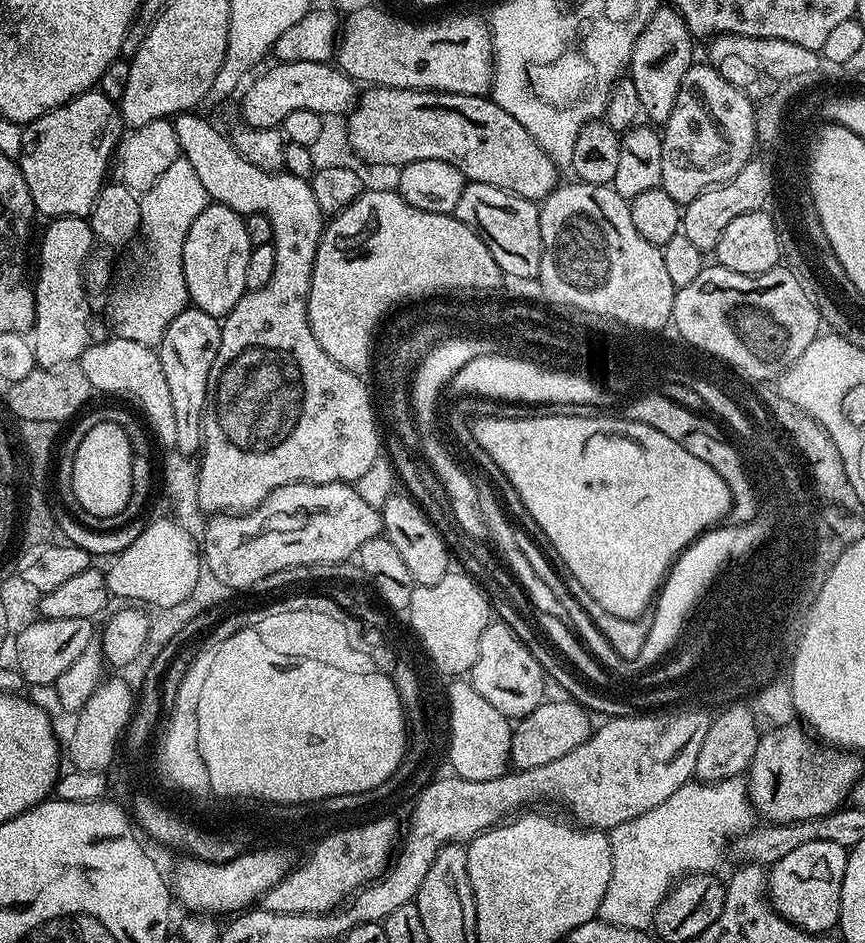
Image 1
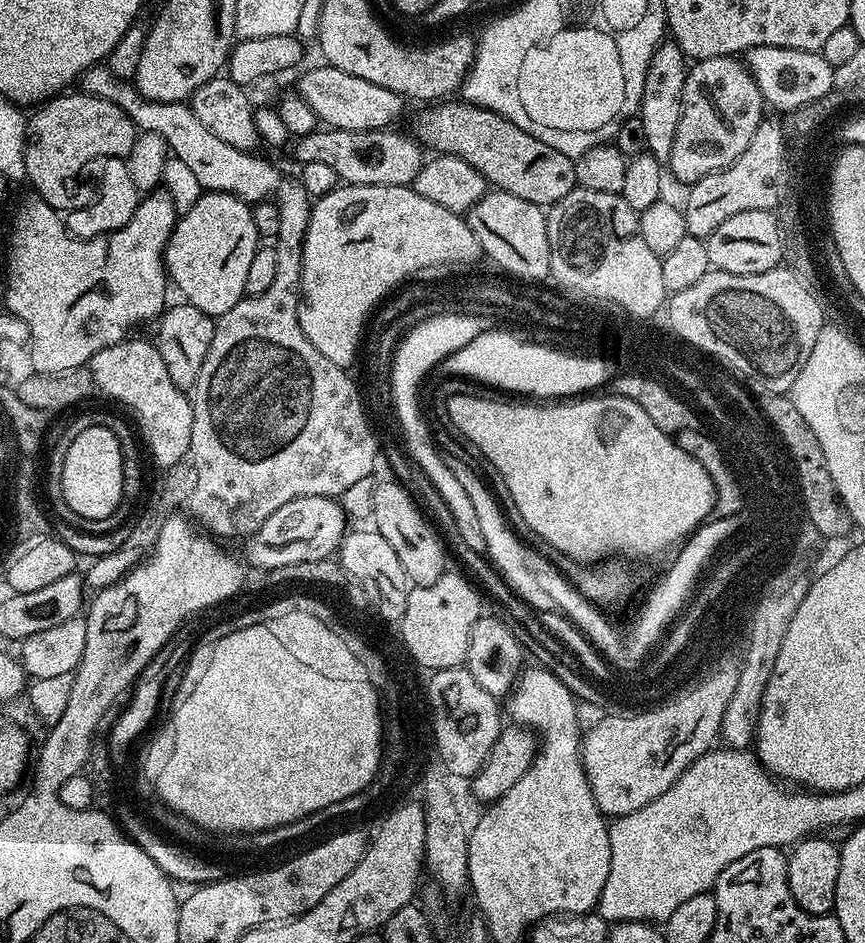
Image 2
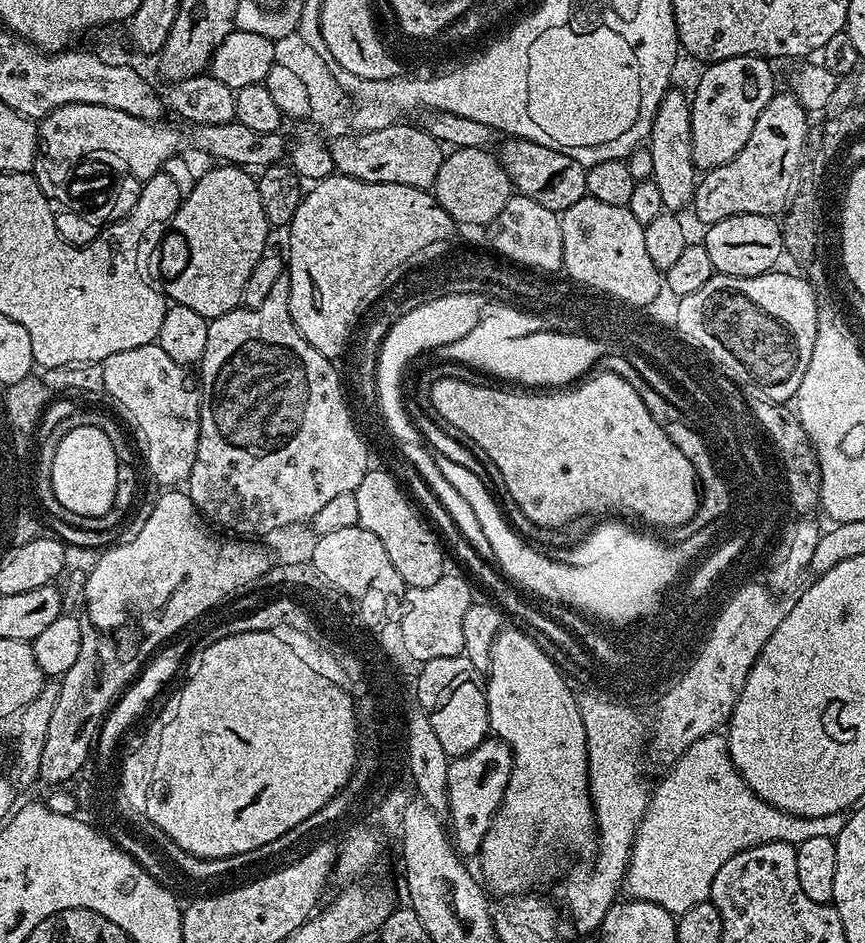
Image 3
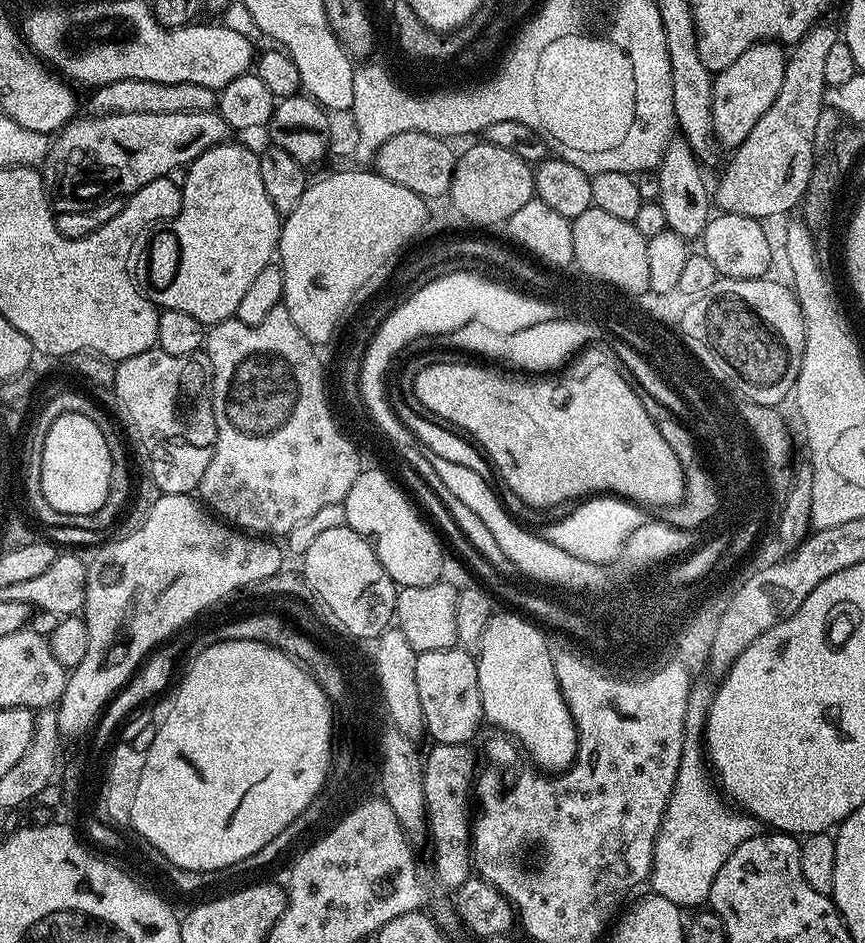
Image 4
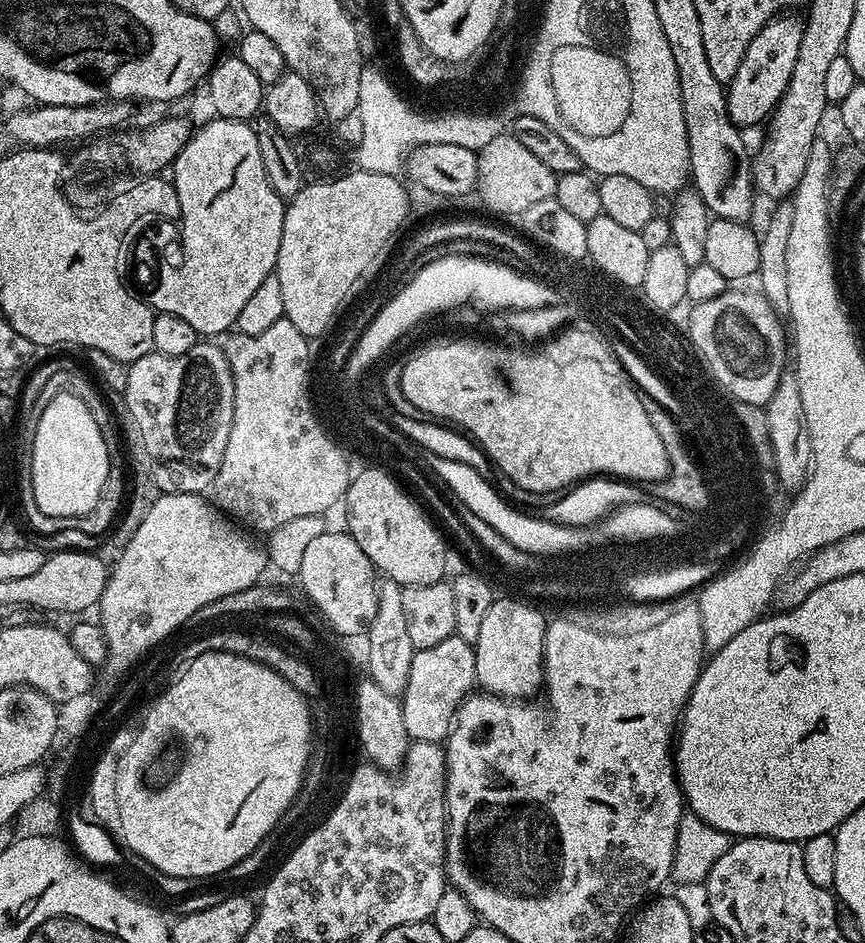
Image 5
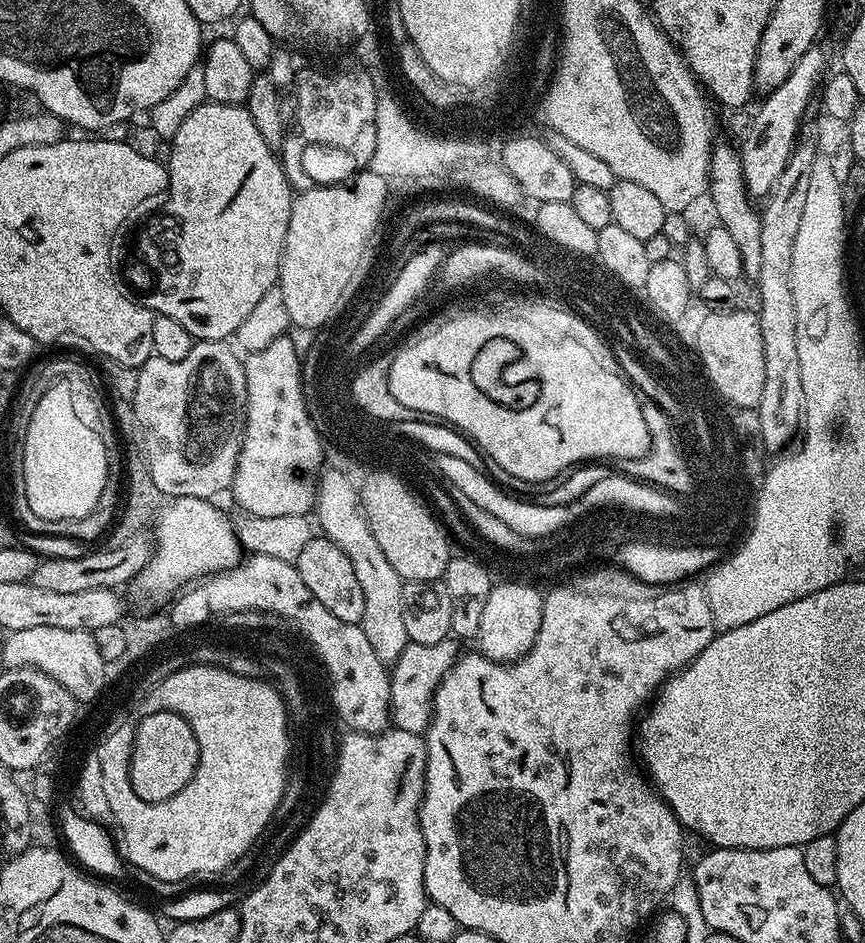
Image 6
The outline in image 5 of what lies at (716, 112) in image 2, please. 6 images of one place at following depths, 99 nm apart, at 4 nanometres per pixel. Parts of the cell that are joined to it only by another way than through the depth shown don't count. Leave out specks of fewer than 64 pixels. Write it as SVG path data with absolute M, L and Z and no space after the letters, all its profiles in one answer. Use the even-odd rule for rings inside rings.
M781 14L758 33L754 42L750 42L742 62L738 62L738 70L734 70L734 78L726 84L728 114L741 129L763 125L771 117L784 96L790 74L794 74L794 61L798 58L798 46L802 46L803 33L804 20L801 17Z

